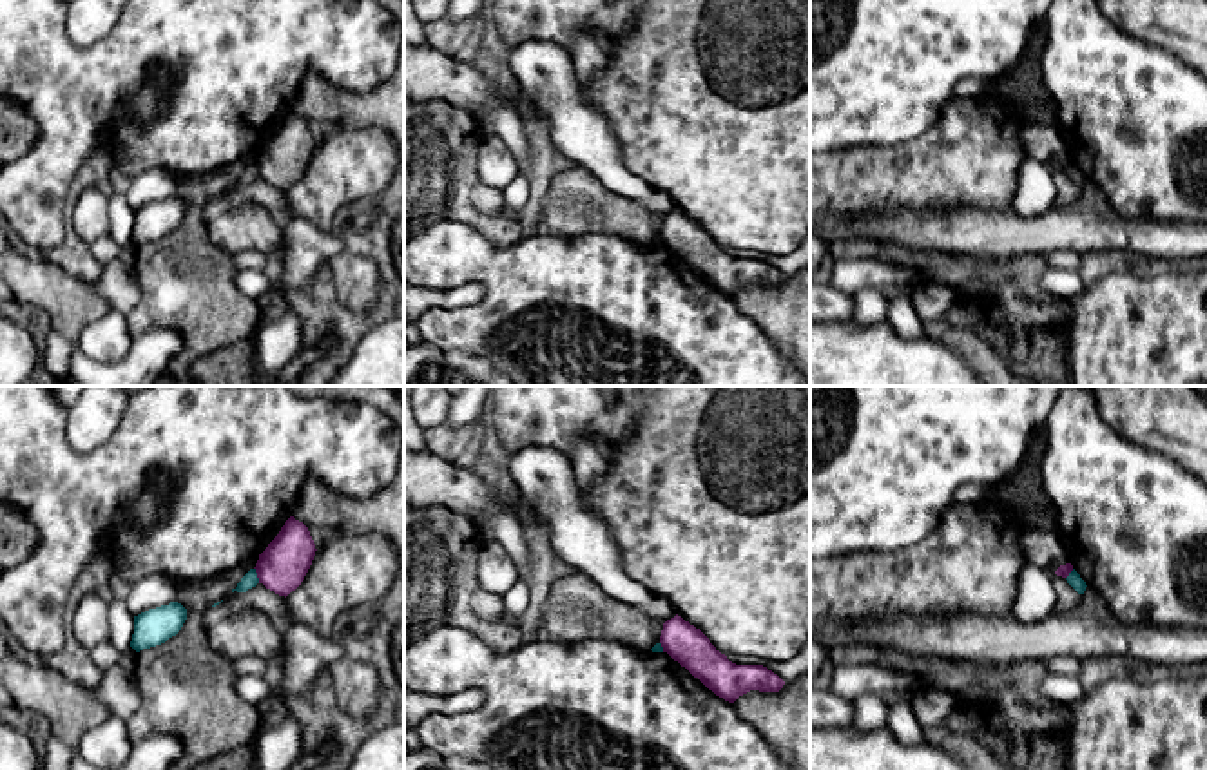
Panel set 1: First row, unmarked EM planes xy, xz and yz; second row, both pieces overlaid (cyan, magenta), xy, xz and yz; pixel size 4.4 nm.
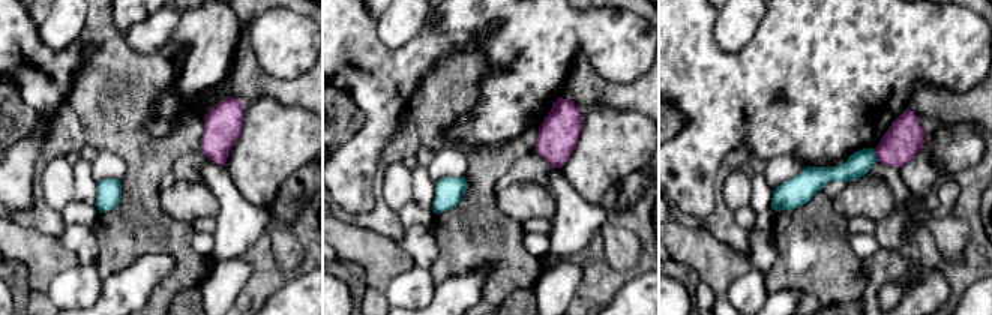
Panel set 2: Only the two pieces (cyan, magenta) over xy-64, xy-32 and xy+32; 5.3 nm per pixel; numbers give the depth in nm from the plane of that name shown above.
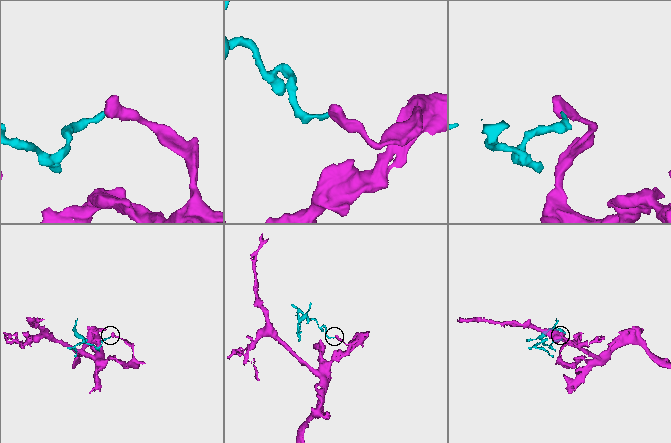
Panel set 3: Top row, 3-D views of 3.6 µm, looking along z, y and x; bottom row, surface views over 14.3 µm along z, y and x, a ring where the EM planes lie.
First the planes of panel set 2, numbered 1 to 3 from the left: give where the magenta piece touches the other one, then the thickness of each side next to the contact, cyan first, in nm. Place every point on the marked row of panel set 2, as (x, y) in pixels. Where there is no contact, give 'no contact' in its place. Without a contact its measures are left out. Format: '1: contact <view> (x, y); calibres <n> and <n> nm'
1: no contact
2: no contact
3: contact xy+32 (875, 155); calibres 120 and 200 nm

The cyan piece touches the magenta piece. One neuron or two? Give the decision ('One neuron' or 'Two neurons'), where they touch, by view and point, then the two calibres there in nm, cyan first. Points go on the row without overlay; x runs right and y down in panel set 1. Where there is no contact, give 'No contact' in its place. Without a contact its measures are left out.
Two neurons. Touches cyan at xy (256, 169). Thickness 70 nm (cyan) against 220 nm

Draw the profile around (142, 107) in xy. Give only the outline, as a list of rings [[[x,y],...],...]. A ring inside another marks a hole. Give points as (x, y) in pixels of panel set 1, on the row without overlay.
[[[140,89],[125,101],[121,123],[150,123],[163,109],[161,98],[154,89]]]

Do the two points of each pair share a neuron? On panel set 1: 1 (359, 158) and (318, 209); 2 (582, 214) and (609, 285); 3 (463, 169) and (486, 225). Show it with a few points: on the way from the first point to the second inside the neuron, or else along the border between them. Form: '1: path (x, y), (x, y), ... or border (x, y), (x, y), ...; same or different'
1: path (347, 171), (321, 196); same
2: border (557, 234), (620, 234), (631, 240); different
3: path (463, 183), (463, 203), (472, 212); same

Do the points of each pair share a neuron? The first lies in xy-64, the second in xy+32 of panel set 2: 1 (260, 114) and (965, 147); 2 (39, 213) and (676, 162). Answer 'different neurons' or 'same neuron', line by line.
1: same neuron
2: different neurons

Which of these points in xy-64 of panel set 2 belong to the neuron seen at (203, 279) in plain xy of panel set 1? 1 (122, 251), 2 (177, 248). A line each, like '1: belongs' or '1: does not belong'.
1: belongs
2: belongs

